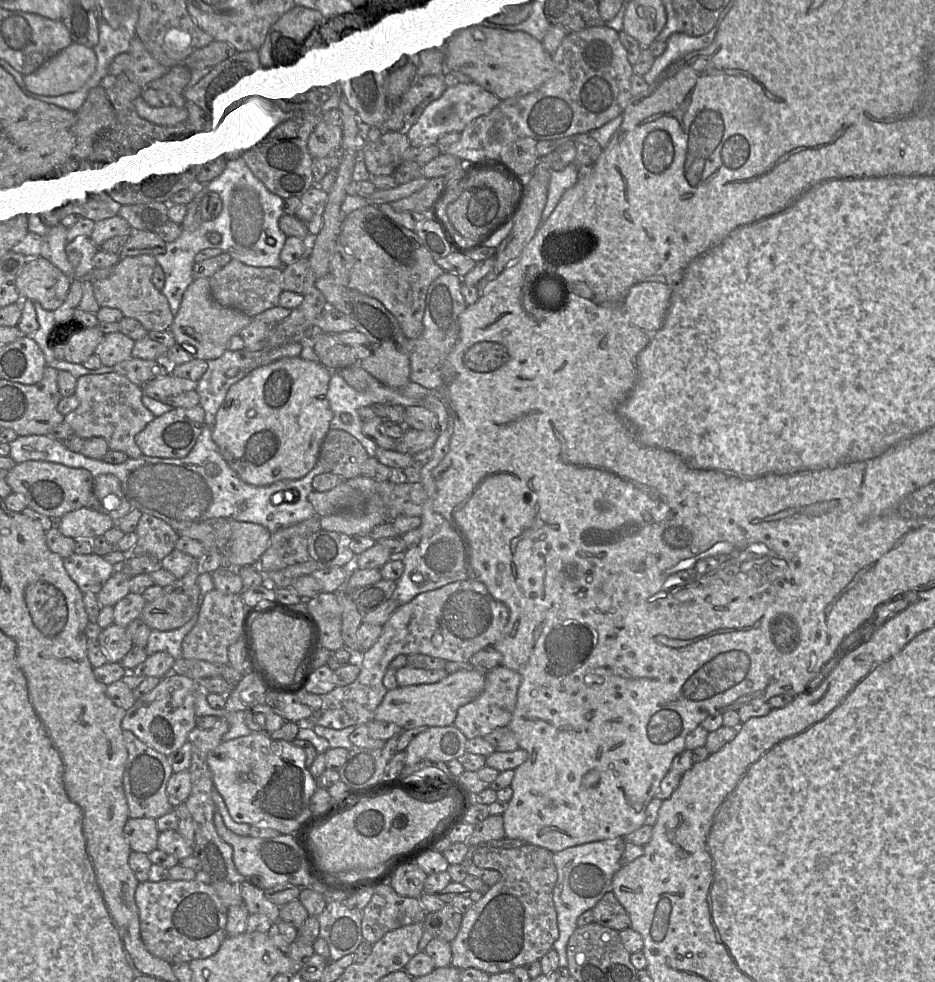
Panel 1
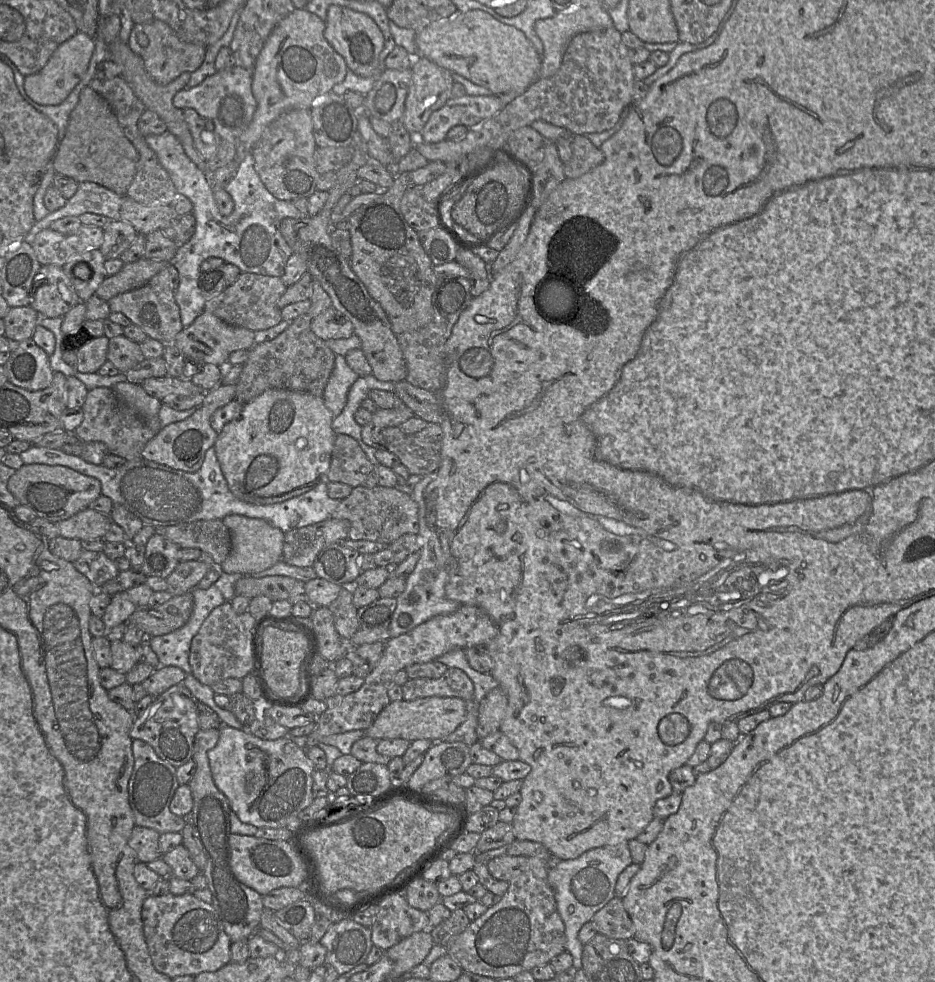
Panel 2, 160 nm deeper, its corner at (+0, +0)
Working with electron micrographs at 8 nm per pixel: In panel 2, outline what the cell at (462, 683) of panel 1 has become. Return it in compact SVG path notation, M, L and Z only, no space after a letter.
M425 697L411 701L404 699L392 701L366 730L366 736L375 740L400 738L409 742L419 739L442 741L464 722L466 714L466 702L458 697Z

